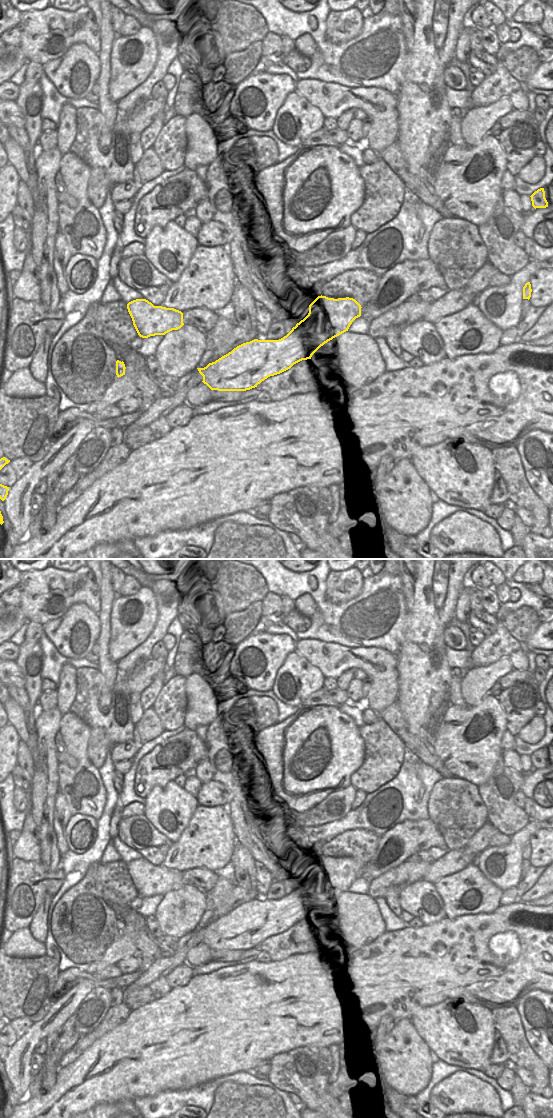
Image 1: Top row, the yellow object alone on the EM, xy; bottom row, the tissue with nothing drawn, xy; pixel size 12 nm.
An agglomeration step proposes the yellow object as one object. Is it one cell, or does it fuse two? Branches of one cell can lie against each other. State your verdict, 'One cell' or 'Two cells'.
One cell

